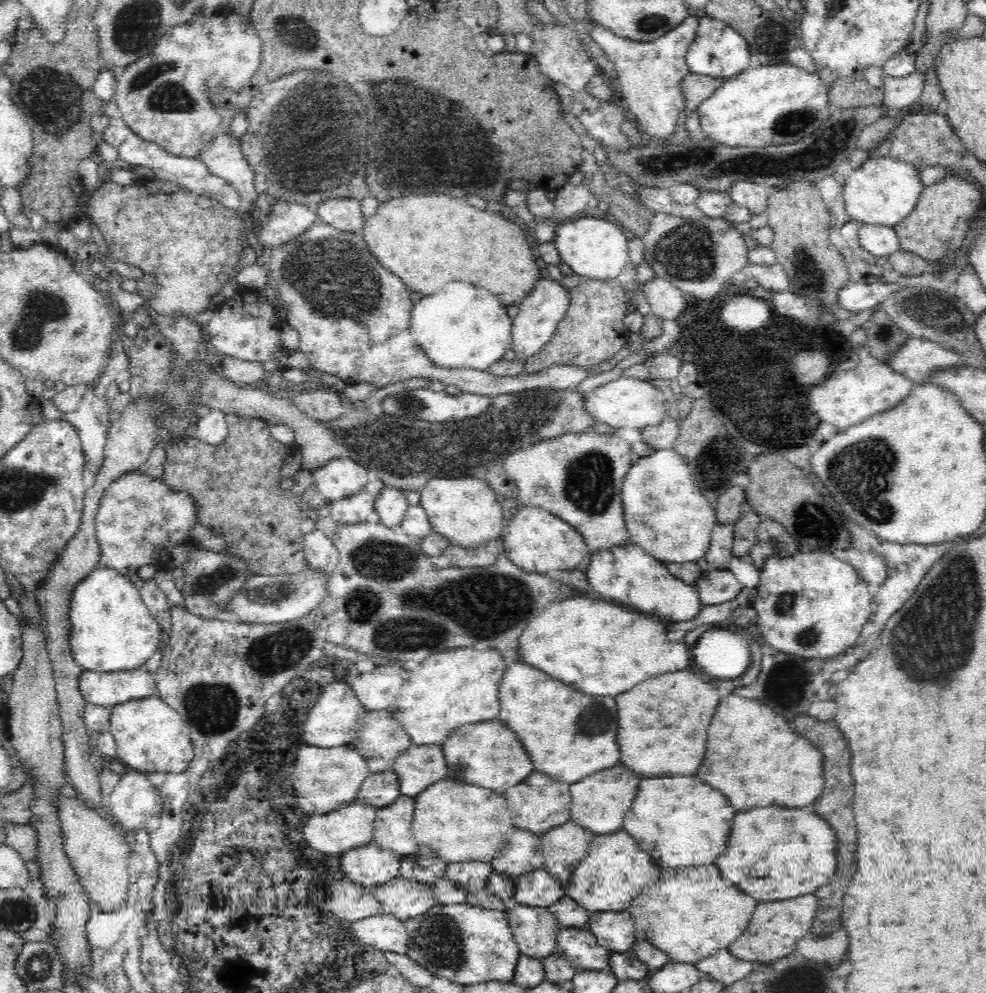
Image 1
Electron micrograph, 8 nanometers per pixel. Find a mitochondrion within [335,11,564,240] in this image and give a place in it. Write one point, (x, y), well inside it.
(409, 115)

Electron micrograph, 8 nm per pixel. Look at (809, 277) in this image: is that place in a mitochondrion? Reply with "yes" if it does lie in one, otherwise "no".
yes

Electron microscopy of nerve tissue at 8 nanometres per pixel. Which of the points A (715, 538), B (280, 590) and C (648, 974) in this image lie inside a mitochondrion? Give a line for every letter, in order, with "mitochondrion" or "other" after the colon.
A: other
B: mitochondrion
C: other

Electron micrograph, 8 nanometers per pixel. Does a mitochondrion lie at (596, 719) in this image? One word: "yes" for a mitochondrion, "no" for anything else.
yes

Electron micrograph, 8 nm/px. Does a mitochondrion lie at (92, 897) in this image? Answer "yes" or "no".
no

